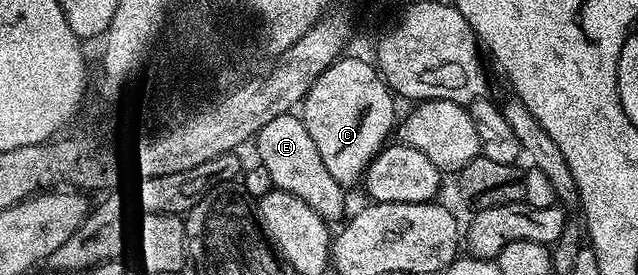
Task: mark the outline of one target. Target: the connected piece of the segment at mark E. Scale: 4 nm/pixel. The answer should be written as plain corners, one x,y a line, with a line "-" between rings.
289,113
282,117
274,117
274,121
262,125
262,129
256,134
254,146
256,146
257,153
260,154
259,162
270,173
273,184
279,190
294,193
294,197
306,201
306,205
310,205
310,209
317,211
326,221
333,221
332,219
338,218
343,213
345,188
330,173
326,161
322,161
322,153
318,151
314,137
310,137
304,120
299,114

